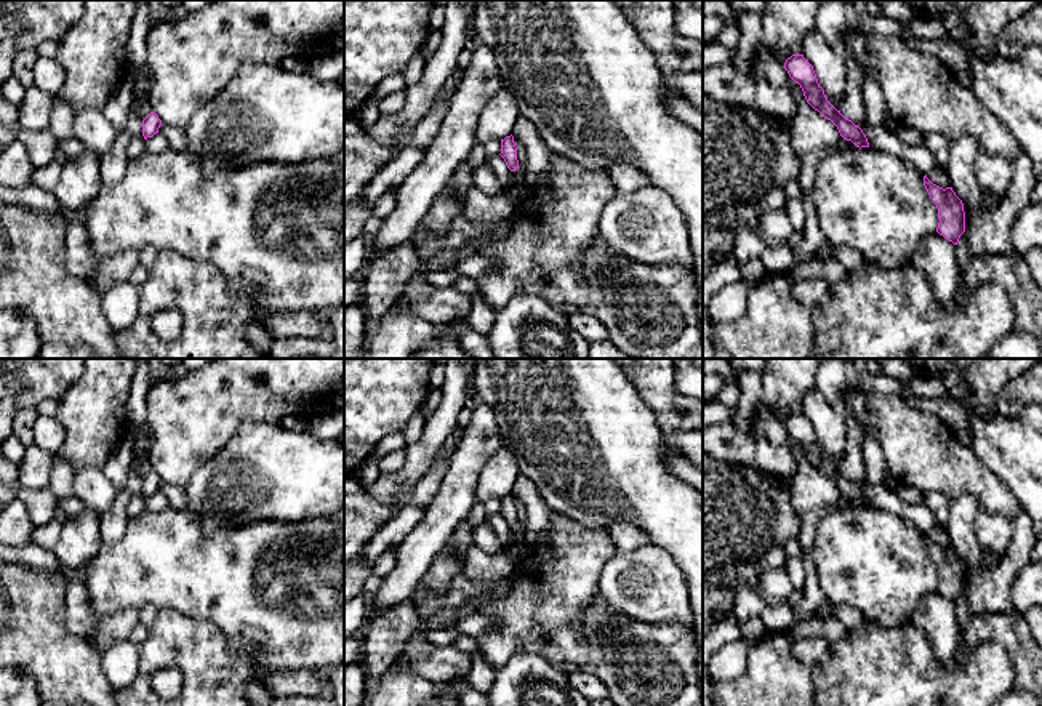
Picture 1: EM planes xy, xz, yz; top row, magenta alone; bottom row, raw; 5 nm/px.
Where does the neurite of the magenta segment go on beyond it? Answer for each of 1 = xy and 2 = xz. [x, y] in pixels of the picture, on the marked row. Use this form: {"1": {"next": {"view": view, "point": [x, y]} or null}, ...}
{"1": {"next": null}, "2": {"next": null}}

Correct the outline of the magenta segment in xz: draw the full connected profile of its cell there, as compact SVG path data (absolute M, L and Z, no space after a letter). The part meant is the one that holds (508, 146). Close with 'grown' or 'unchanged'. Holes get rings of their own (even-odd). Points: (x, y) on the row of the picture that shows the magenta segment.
M512 134L501 139L501 154L499 155L504 158L506 165L511 171L515 171L519 168L517 147L515 147Z | unchanged

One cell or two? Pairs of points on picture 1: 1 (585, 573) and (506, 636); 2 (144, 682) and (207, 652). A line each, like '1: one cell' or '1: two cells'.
1: one cell
2: one cell

